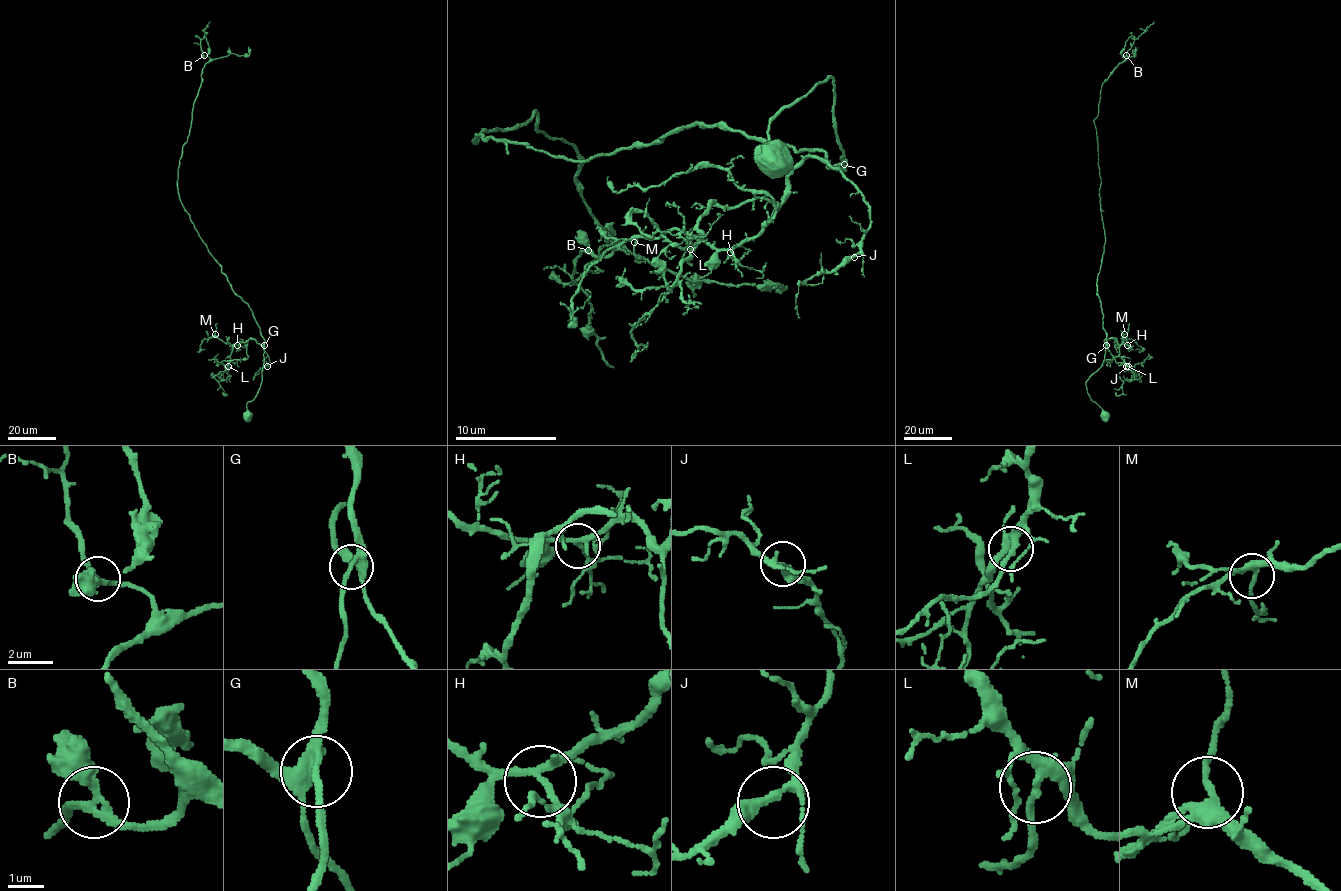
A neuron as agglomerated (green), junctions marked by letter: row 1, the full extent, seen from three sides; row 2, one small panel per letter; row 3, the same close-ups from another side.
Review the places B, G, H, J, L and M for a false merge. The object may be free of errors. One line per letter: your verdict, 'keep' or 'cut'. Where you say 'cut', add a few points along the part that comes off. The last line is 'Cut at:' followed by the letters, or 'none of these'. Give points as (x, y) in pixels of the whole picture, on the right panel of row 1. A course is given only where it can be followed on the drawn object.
B: keep
G: keep
H: keep
J: keep
L: keep
M: keep
Cut at: none of these

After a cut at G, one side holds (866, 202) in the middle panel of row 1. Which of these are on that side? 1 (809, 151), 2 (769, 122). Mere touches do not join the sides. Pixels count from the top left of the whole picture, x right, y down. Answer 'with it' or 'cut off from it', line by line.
1: with it
2: cut off from it

